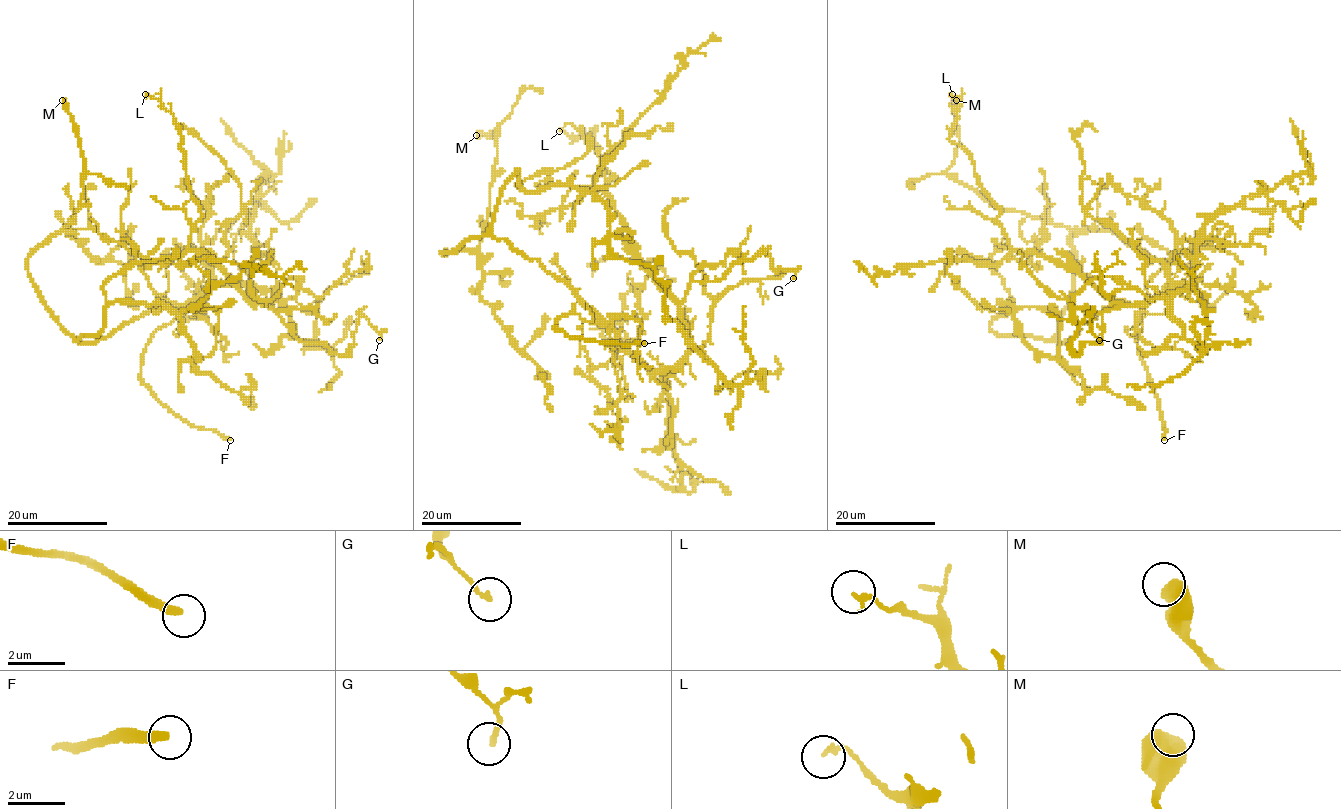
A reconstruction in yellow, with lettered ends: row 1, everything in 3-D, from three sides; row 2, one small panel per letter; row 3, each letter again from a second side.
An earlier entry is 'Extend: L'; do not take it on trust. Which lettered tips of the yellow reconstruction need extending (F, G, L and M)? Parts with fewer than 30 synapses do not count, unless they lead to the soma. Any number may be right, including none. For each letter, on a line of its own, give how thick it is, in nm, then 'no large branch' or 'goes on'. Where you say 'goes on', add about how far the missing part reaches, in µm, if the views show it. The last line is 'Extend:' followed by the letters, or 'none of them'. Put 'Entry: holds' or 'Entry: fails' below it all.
F: calibre 320 nm; goes on; missing 30 µm
G: calibre 160 nm; no large branch
L: calibre 180 nm; no large branch
M: calibre 700 nm; no large branch
Extend: F
Entry: fails

